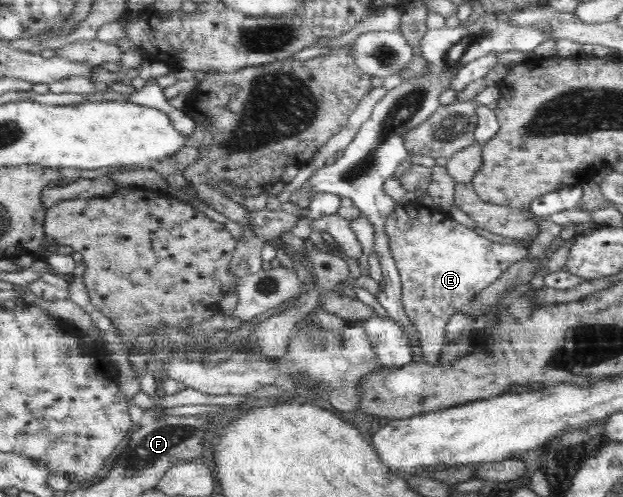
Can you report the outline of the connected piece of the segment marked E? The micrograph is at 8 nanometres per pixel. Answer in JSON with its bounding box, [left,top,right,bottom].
[384,201,527,364]

